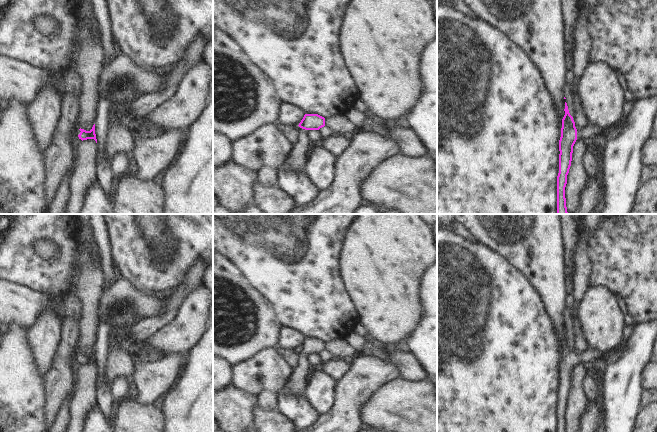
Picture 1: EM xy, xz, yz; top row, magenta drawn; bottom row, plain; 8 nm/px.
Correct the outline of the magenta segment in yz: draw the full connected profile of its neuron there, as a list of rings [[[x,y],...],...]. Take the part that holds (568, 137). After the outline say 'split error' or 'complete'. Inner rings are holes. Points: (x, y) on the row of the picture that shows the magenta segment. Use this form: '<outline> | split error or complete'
[[[565,102],[565,115],[562,119],[561,137],[559,140],[559,173],[557,176],[557,214],[569,214],[566,207],[565,187],[567,175],[572,161],[573,146],[576,141],[584,140],[590,143],[601,135],[607,135],[614,129],[614,125],[605,129],[590,123],[586,128],[578,131],[573,117],[570,115]]] | split error

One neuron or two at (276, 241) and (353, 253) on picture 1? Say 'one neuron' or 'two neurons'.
two neurons

